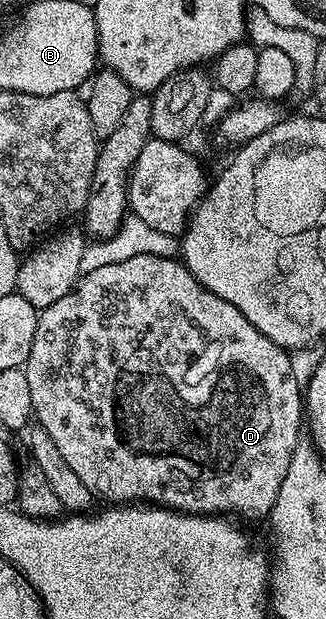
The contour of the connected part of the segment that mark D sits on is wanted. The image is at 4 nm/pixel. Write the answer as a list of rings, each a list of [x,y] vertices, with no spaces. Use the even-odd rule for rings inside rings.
[[[155,255],[133,256],[129,260],[122,260],[117,264],[108,264],[103,268],[96,269],[90,275],[82,277],[75,288],[77,289],[77,302],[93,302],[93,314],[89,314],[89,326],[85,326],[85,310],[81,310],[81,306],[77,306],[77,314],[81,314],[81,318],[77,318],[77,346],[69,346],[69,358],[57,358],[57,378],[27,378],[27,385],[31,388],[34,419],[51,435],[51,440],[55,440],[59,453],[63,455],[63,460],[67,460],[67,464],[71,464],[71,472],[75,472],[75,476],[79,476],[79,480],[83,480],[83,484],[87,484],[87,488],[98,499],[106,498],[104,501],[109,504],[149,503],[164,506],[166,510],[180,510],[182,514],[211,514],[214,516],[220,515],[222,512],[229,512],[225,510],[238,510],[245,518],[268,519],[273,513],[275,496],[279,496],[283,476],[287,476],[287,467],[291,464],[291,452],[295,452],[295,444],[302,437],[303,386],[302,383],[295,380],[295,372],[291,372],[290,351],[275,344],[267,336],[263,336],[263,332],[259,332],[259,328],[255,328],[255,324],[251,324],[251,320],[247,320],[247,316],[243,316],[243,312],[239,312],[239,308],[235,304],[227,304],[227,300],[215,296],[215,292],[203,288],[203,284],[199,284],[199,280],[195,280],[195,276],[191,276],[184,261],[177,258],[164,258]]]

